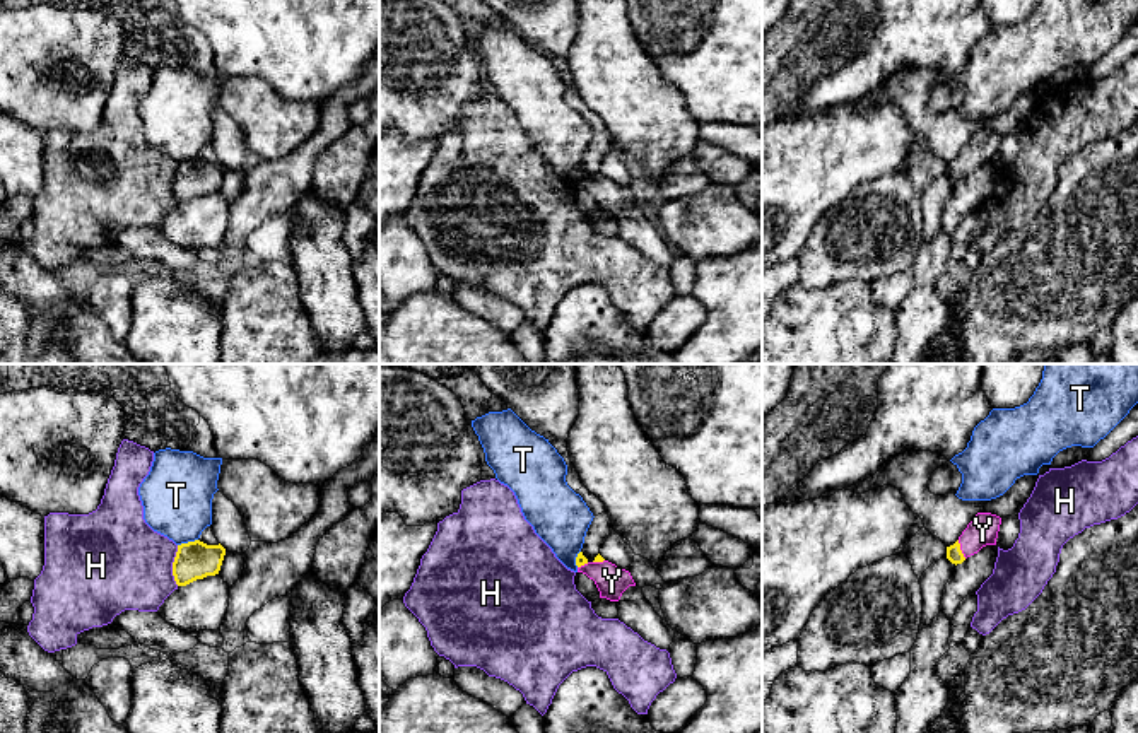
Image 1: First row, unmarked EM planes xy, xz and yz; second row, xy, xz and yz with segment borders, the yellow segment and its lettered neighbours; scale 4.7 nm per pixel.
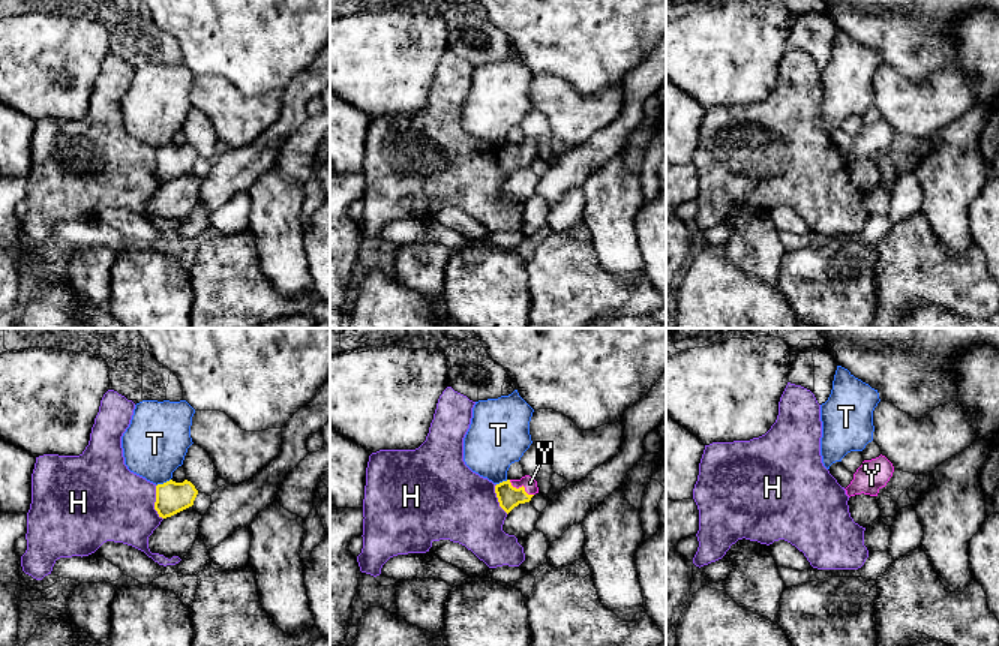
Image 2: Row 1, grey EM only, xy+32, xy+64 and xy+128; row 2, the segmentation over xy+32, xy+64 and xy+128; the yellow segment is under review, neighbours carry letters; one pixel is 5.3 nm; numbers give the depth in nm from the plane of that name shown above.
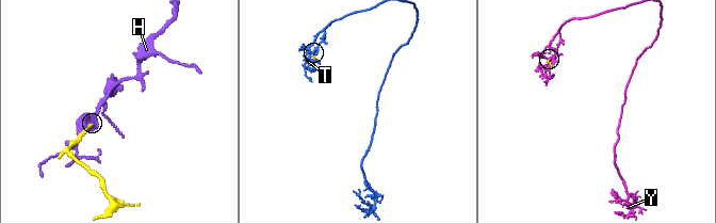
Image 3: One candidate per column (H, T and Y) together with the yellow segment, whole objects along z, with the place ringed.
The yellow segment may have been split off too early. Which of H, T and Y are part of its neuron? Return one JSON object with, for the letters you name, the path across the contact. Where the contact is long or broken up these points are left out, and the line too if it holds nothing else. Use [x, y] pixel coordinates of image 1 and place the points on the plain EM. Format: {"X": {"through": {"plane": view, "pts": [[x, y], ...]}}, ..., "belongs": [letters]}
{"Y": {"through": {"plane": "yz", "pts": [[954, 171], [959, 166], [983, 147]]}}, "belongs": ["Y"]}

